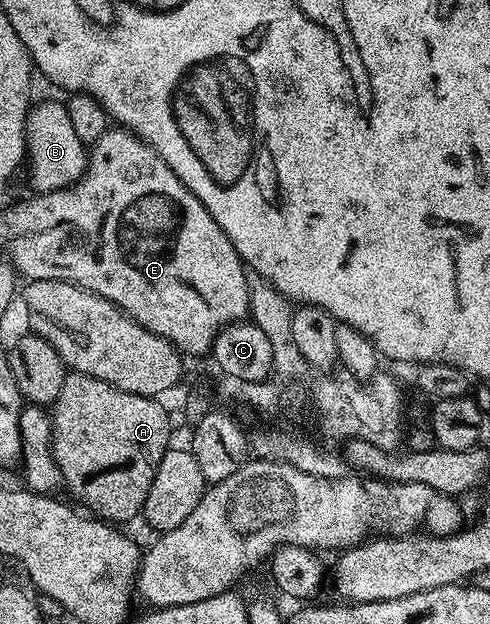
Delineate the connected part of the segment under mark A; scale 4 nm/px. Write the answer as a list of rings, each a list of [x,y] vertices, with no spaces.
[[[68,371],[53,405],[53,447],[55,464],[59,467],[62,483],[83,504],[92,508],[96,517],[107,522],[131,520],[138,517],[145,506],[149,486],[153,486],[155,468],[171,447],[173,429],[168,418],[168,409],[159,405],[158,399],[129,394],[125,390],[94,380],[80,372]]]

